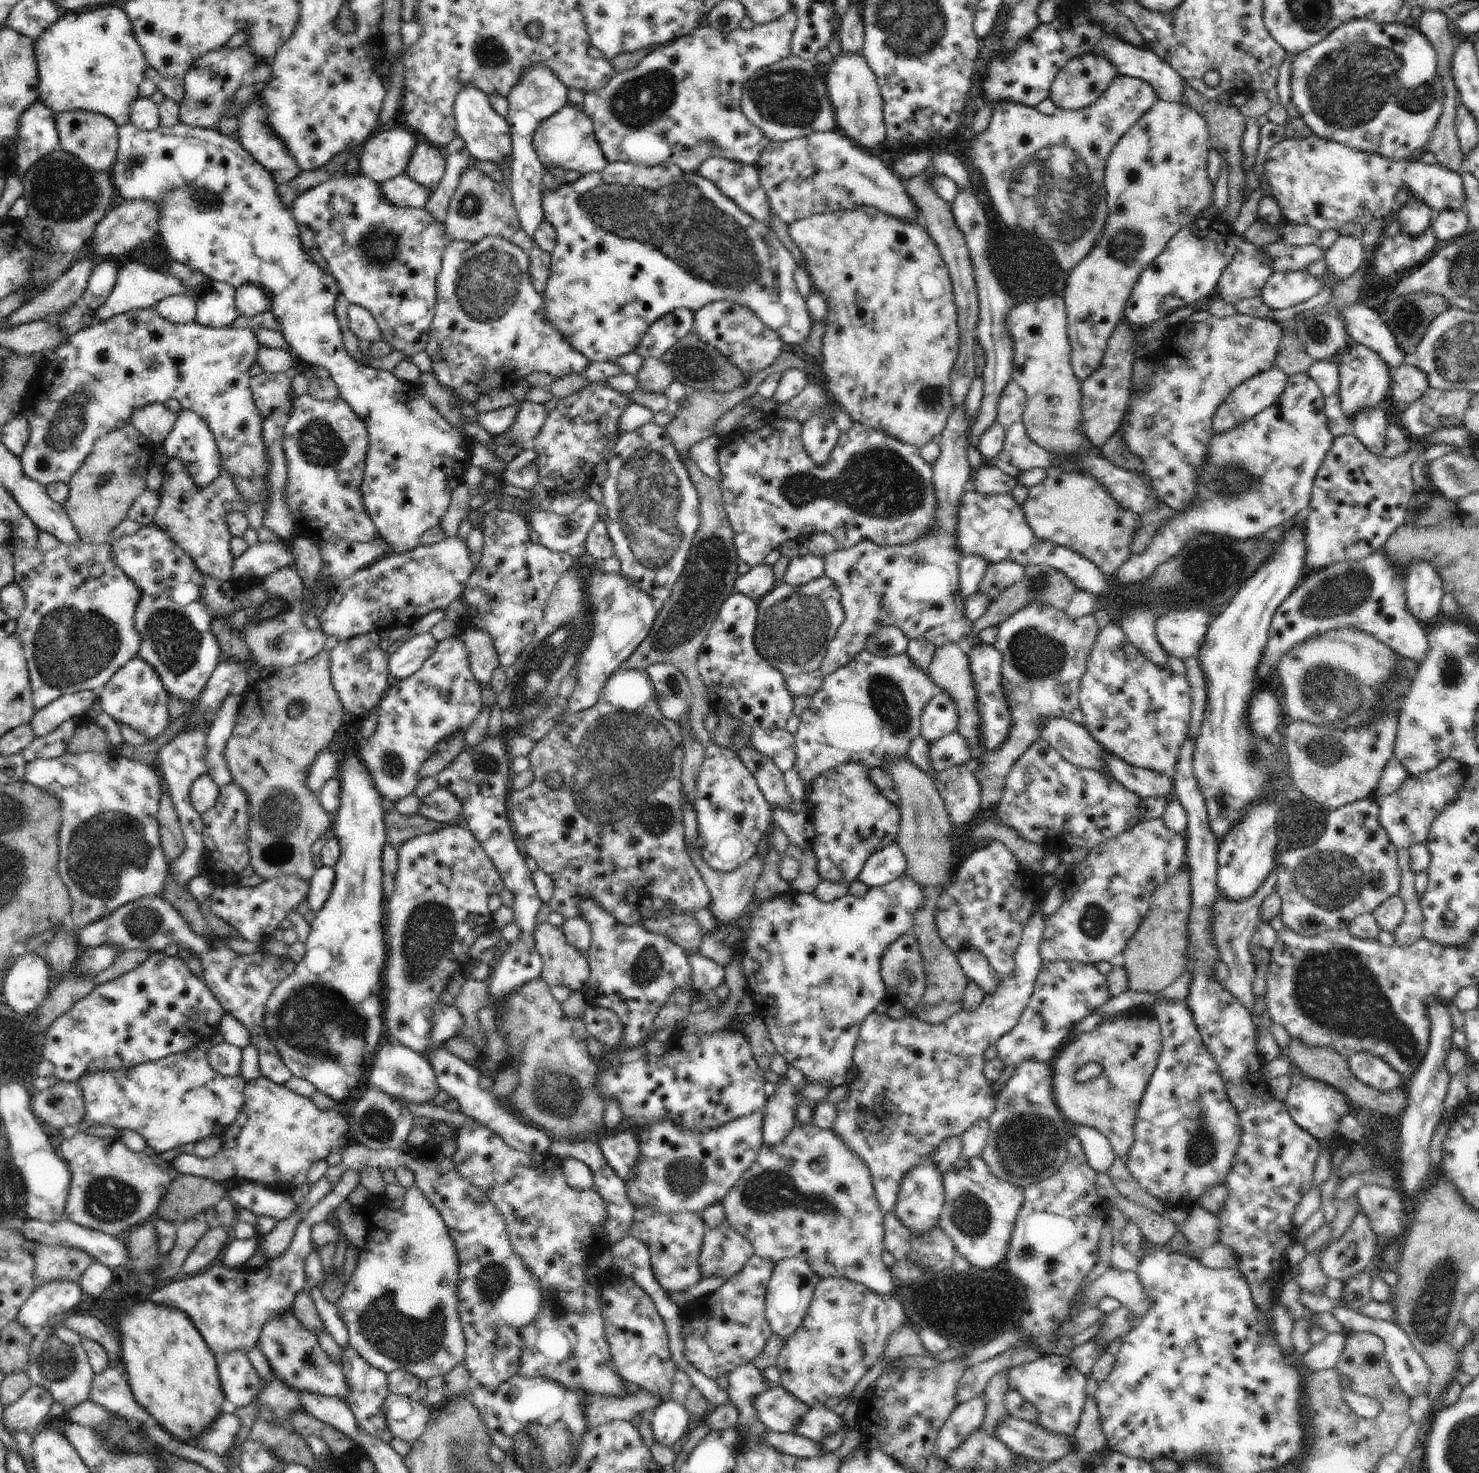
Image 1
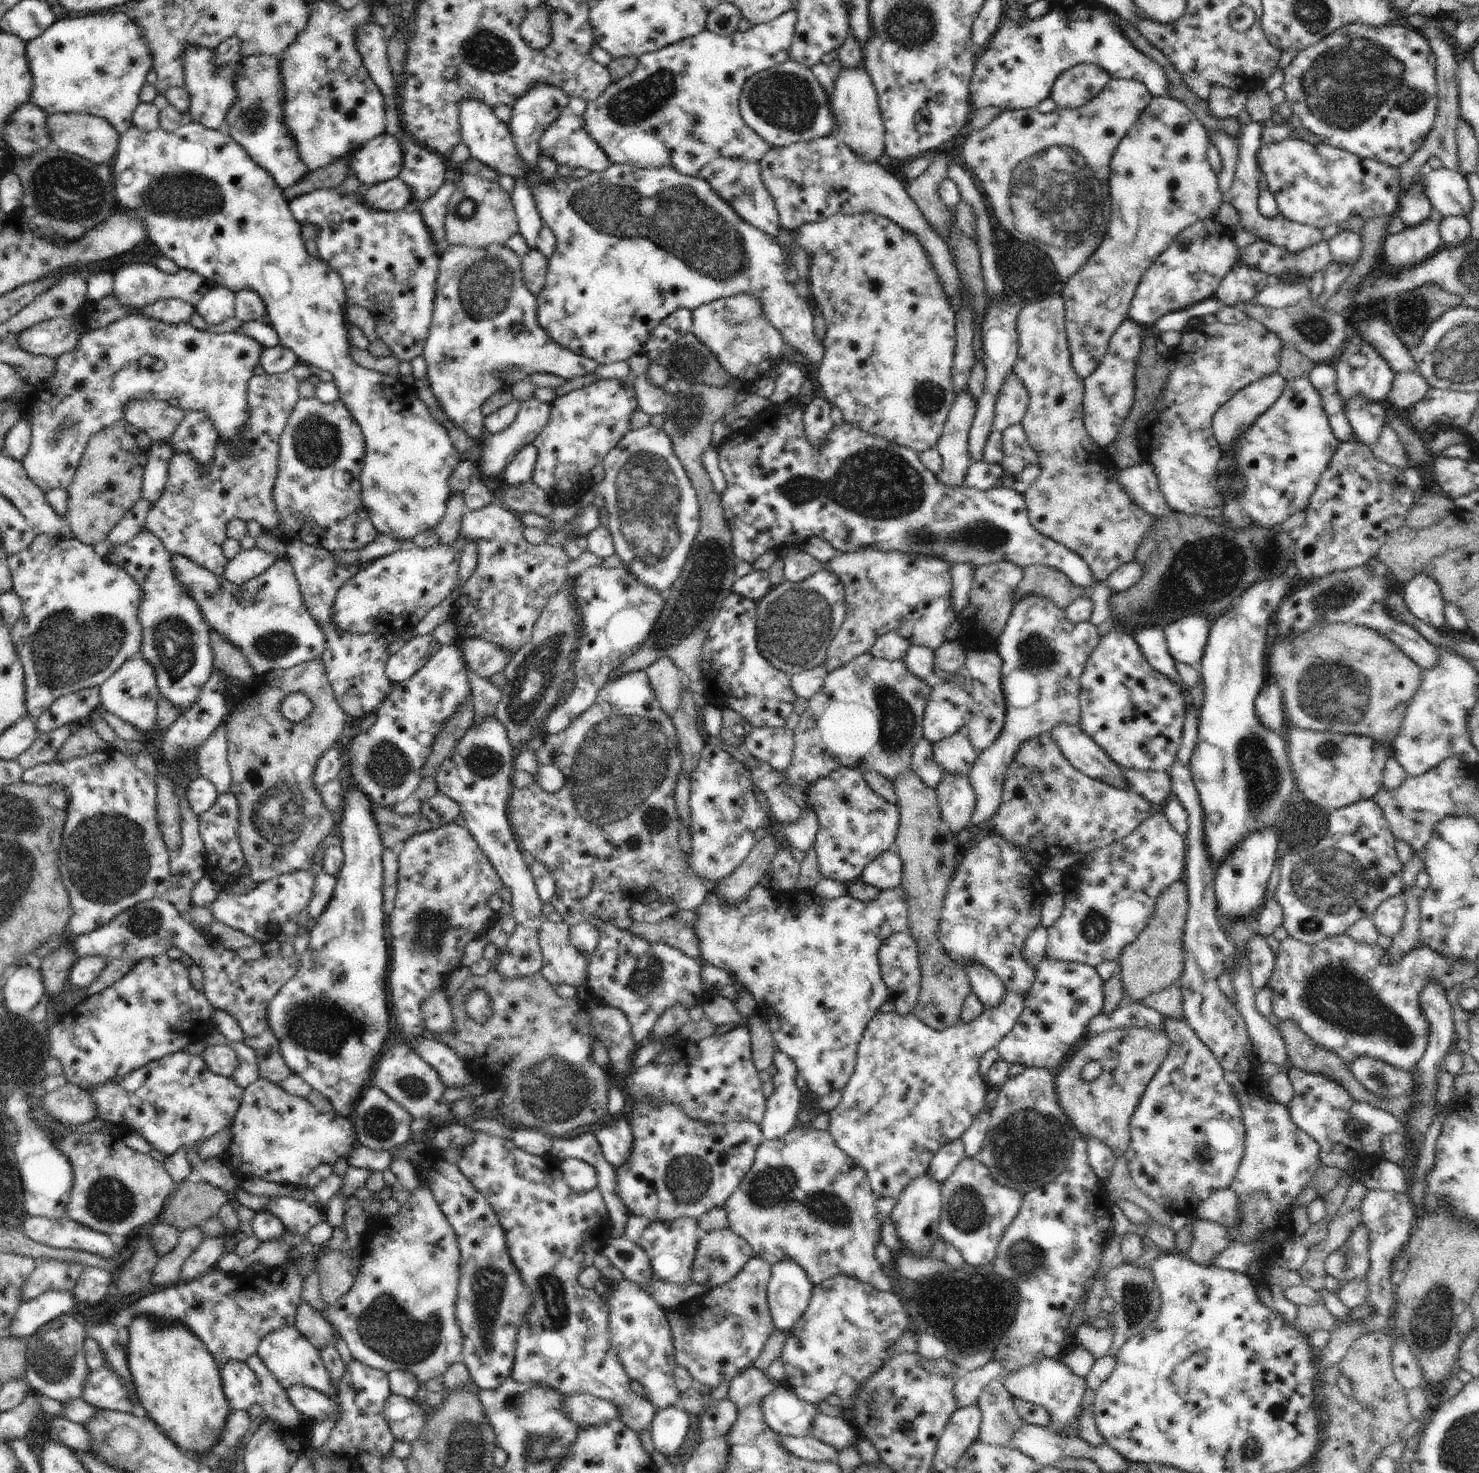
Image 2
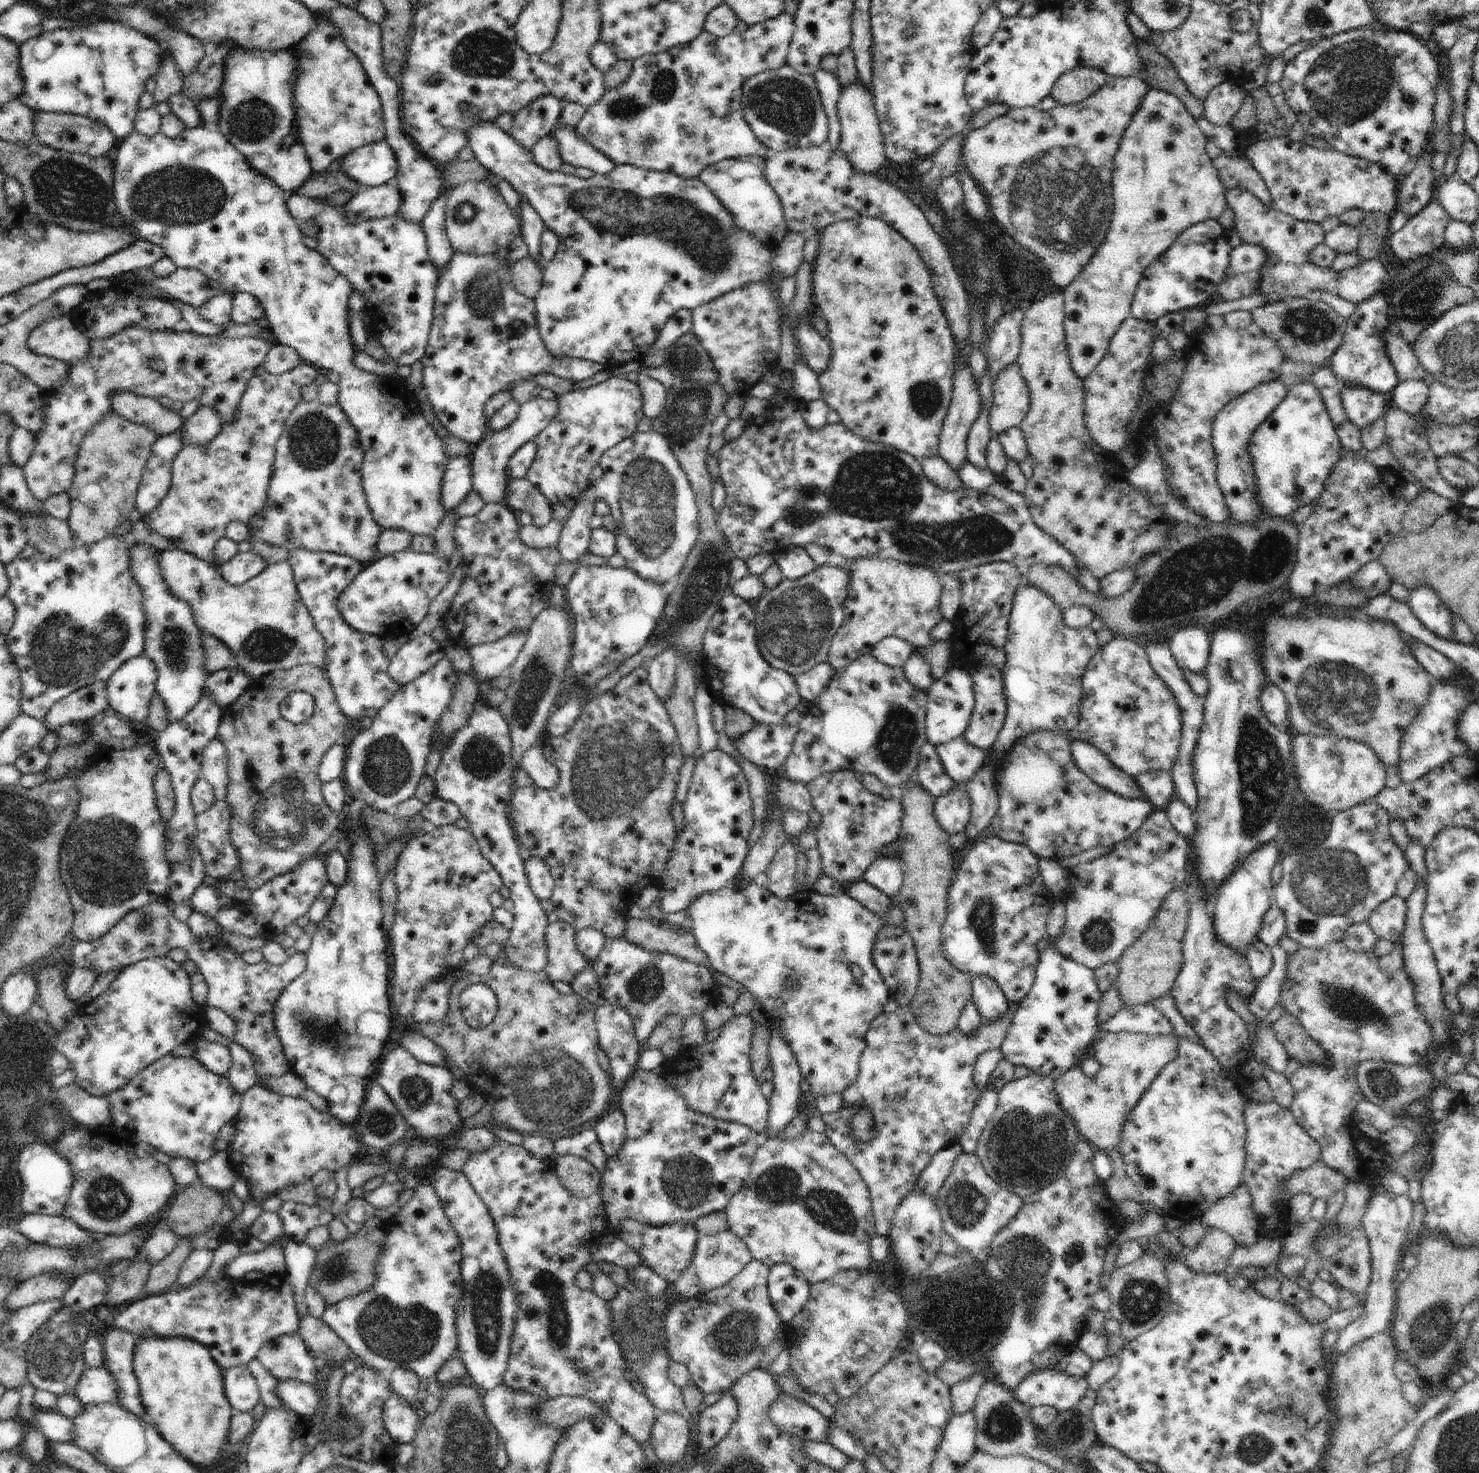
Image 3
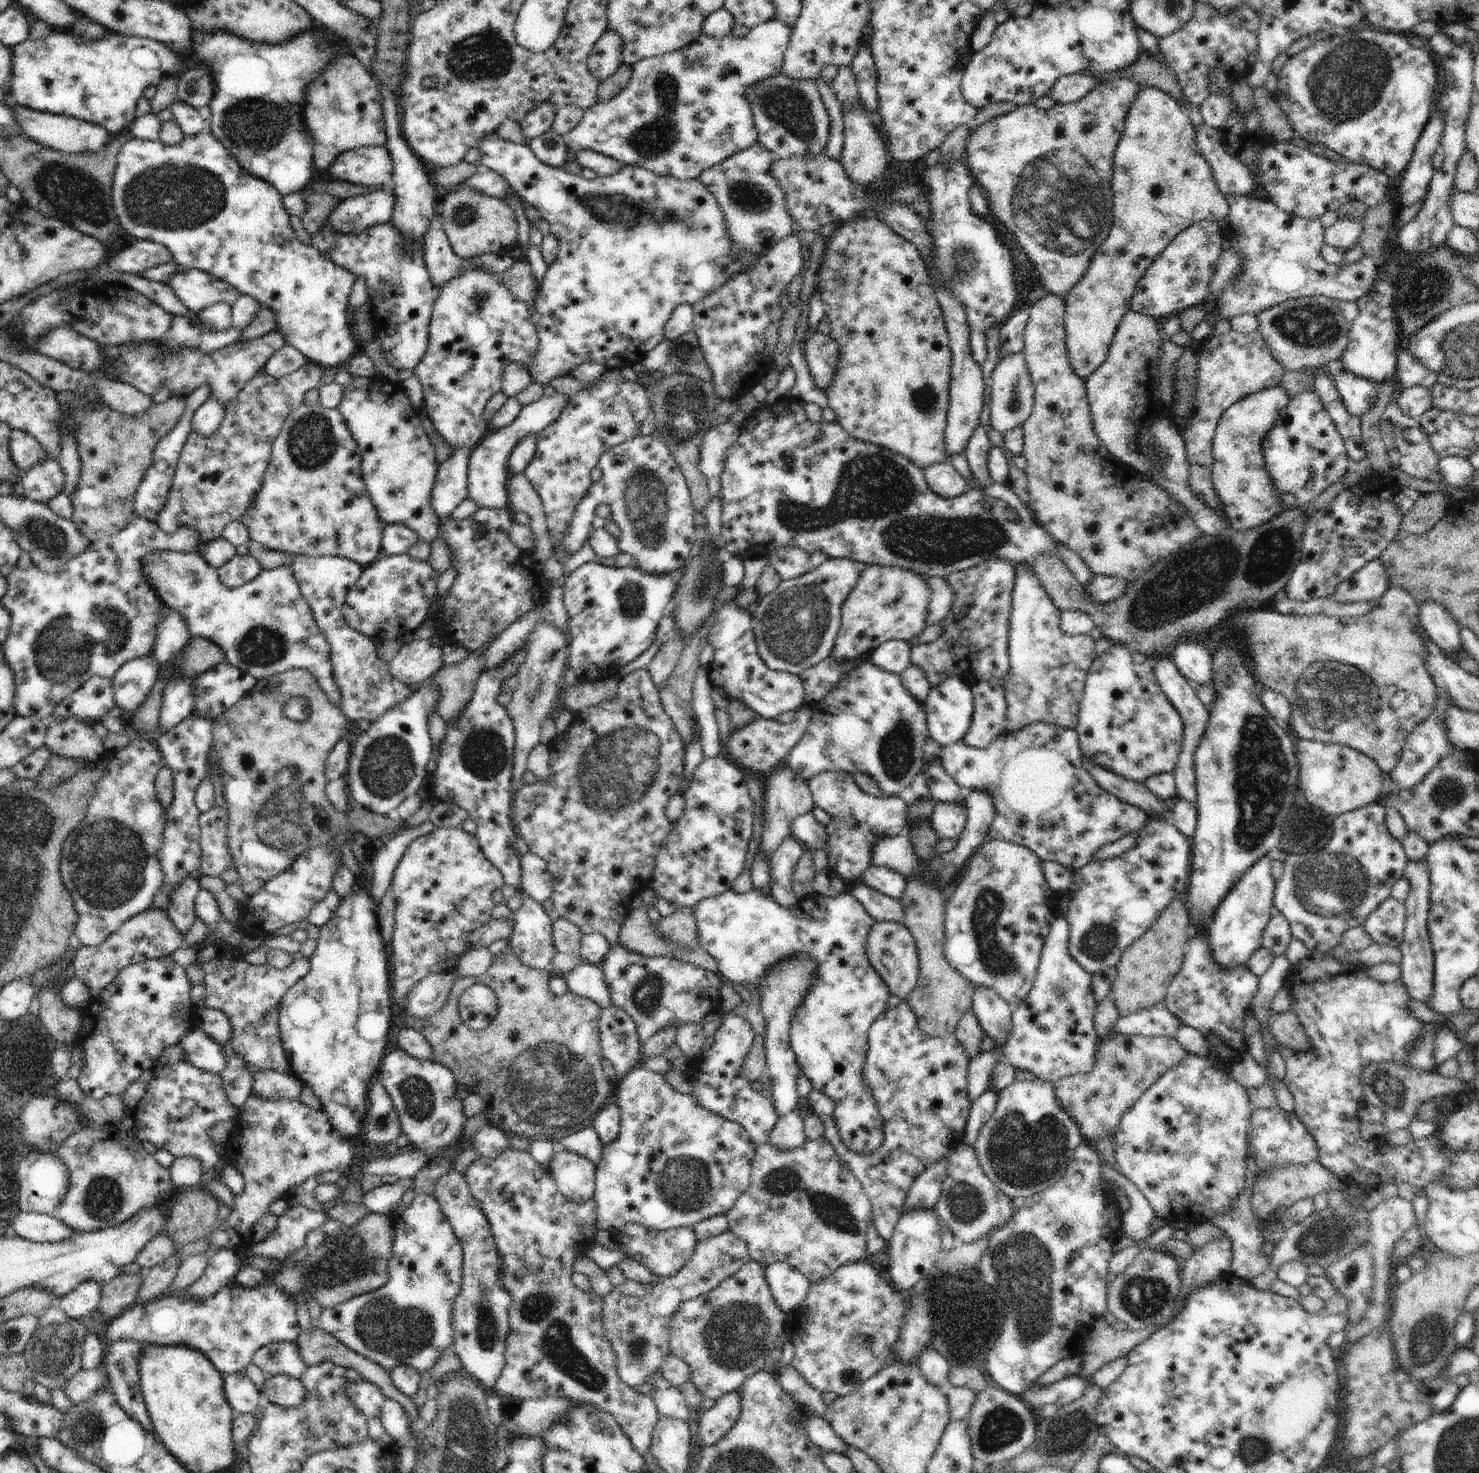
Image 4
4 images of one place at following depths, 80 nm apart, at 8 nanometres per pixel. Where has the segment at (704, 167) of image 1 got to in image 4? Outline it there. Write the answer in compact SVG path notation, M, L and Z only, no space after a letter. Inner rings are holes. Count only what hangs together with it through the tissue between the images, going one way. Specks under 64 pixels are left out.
M760 142L748 150L734 154L721 164L702 172L700 183L716 198L728 226L728 238L738 254L752 252L756 261L770 252L776 244L795 233L792 216L786 206L786 196L780 184L770 174L770 154Z

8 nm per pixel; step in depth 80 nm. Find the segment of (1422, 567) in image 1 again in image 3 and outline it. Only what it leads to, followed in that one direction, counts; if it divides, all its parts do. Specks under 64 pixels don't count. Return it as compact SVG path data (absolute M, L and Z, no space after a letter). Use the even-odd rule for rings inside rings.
M1418 586L1410 590L1408 606L1430 632L1446 640L1454 639L1452 613L1430 586Z

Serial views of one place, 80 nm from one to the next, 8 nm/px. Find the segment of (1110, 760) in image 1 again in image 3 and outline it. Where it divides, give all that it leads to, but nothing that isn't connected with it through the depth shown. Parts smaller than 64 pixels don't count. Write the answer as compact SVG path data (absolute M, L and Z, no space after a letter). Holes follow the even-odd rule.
M1146 772L1134 776L1136 784L1148 796L1155 810L1165 810L1174 798L1174 782L1171 772Z

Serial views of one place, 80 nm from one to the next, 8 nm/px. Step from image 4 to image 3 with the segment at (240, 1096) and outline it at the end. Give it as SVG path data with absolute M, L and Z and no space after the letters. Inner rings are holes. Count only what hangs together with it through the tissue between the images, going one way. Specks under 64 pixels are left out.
M232 1041L228 1048L232 1056L232 1064L230 1064L230 1070L228 1070L225 1078L228 1078L236 1092L244 1095L244 1092L248 1088L252 1088L259 1080L256 1068L254 1068L252 1054L244 1046L240 1046L238 1042Z

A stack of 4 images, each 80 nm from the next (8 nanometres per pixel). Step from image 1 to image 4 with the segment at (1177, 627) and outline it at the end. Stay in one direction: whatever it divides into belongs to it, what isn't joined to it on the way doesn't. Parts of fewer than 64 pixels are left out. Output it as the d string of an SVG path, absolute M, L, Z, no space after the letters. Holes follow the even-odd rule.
M1182 640L1182 644L1174 650L1170 658L1180 670L1180 674L1193 686L1212 685L1212 658L1202 644L1186 644L1186 640Z

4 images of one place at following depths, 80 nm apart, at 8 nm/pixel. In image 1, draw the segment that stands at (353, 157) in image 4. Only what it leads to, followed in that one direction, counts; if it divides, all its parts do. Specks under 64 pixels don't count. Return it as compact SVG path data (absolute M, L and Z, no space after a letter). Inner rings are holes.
M391 124L381 129L358 150L360 173L383 184L402 175L421 140L405 126Z

